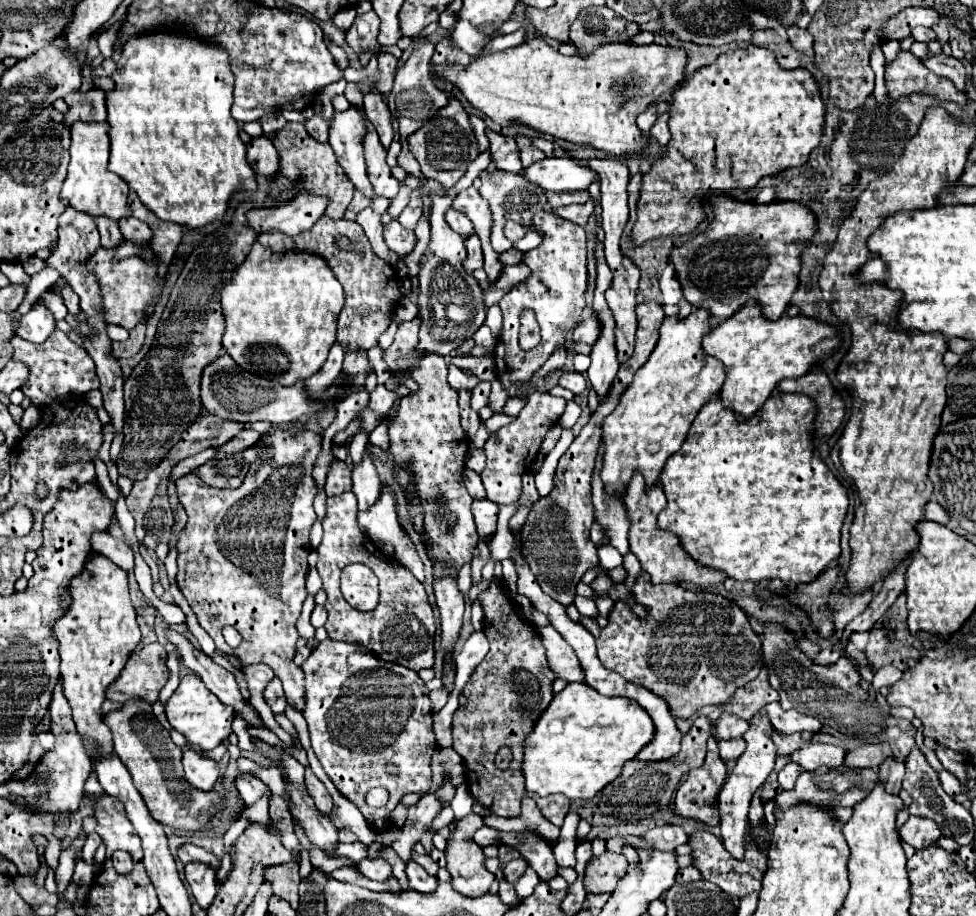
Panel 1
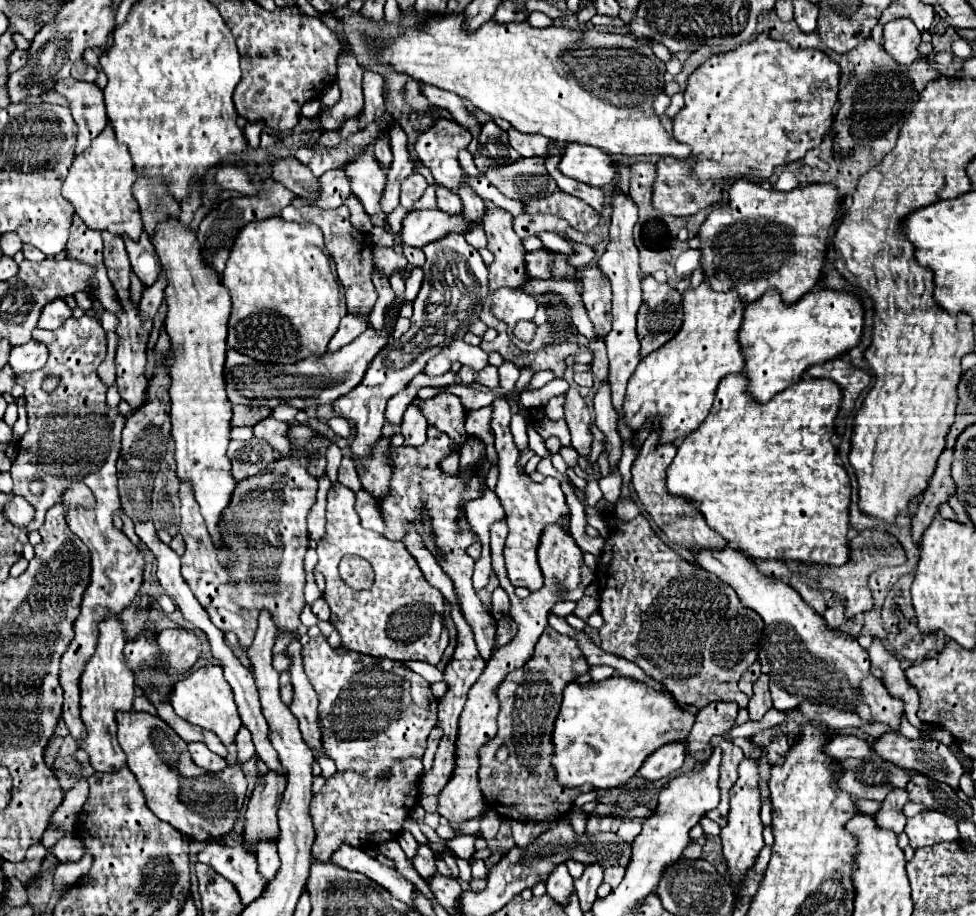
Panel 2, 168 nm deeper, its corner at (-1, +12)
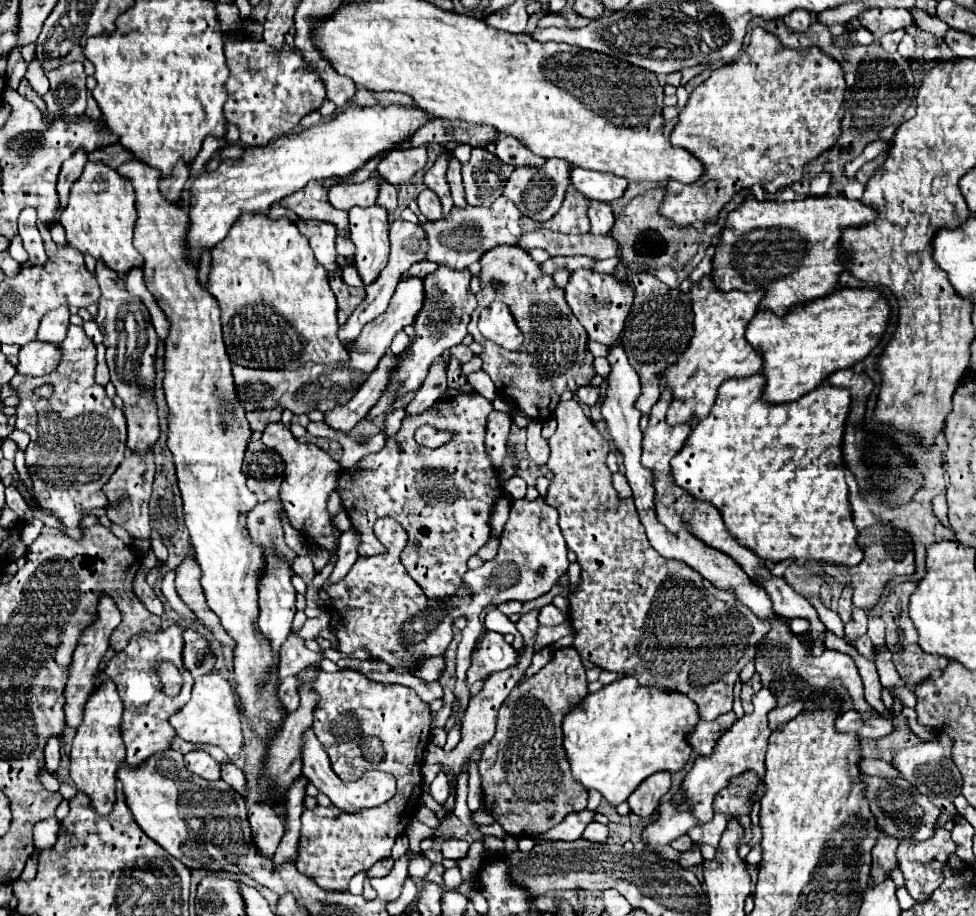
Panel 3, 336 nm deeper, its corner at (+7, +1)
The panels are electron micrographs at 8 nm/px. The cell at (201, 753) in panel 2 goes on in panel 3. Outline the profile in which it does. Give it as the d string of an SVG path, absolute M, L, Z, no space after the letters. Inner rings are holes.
M196 749L196 751L186 753L184 759L186 759L188 771L204 777L206 781L220 779L220 763L210 753L206 753L202 749Z

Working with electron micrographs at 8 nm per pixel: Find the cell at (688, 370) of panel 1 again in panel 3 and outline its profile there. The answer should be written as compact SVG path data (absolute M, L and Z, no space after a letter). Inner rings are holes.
M704 275L690 289L692 307L694 307L694 339L690 347L682 353L682 359L662 375L662 389L672 389L674 399L668 409L668 423L678 425L686 421L700 421L708 415L716 401L716 391L720 383L732 377L750 377L760 373L762 355L754 351L754 347L746 341L744 331L752 321L754 313L760 309L760 301L764 293L744 293L730 291L724 293L714 287L712 275Z

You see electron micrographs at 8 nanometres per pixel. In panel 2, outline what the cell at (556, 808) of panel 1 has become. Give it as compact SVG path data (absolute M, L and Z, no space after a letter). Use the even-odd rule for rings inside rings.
M554 628L544 630L532 658L514 672L508 672L504 680L498 684L498 734L494 740L484 744L478 750L480 760L480 790L488 802L488 808L496 810L504 818L512 820L556 820L566 816L572 808L572 800L580 792L590 792L594 788L564 788L554 780L554 770L550 768L550 752L552 752L552 728L554 716L558 714L562 702L562 690L568 682L574 680L576 674L588 670L588 662L580 652L578 644L570 636L558 634ZM500 744L510 748L510 758L500 764L494 758L494 752Z

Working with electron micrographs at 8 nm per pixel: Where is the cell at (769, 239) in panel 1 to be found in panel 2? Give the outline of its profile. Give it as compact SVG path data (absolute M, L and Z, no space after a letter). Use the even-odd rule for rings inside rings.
M736 180L730 186L730 202L714 210L698 230L700 238L700 268L712 290L738 292L746 302L758 300L768 288L776 288L784 304L794 304L820 278L824 250L830 240L830 228L840 214L840 198L832 184L806 184L790 192L762 188L748 180Z

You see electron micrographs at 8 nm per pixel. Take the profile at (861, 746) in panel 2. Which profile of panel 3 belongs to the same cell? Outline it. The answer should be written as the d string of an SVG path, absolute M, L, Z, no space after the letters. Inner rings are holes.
M862 759L860 769L862 769L864 775L870 775L870 777L894 779L894 777L900 775L890 763L886 763L886 761L882 761L882 759Z

